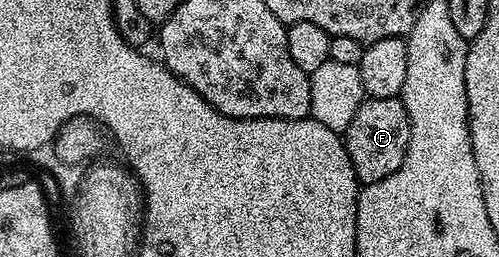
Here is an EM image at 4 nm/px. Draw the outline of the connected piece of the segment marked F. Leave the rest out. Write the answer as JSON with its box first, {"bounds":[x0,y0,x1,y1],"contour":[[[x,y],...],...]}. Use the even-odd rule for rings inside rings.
{"bounds":[343,97,411,186],"contour":[[[366,97],[343,135],[347,156],[351,156],[351,164],[355,168],[358,183],[366,186],[391,176],[391,172],[395,172],[399,164],[403,164],[403,156],[407,156],[410,136],[411,128],[407,108],[403,108],[400,97]]]}

